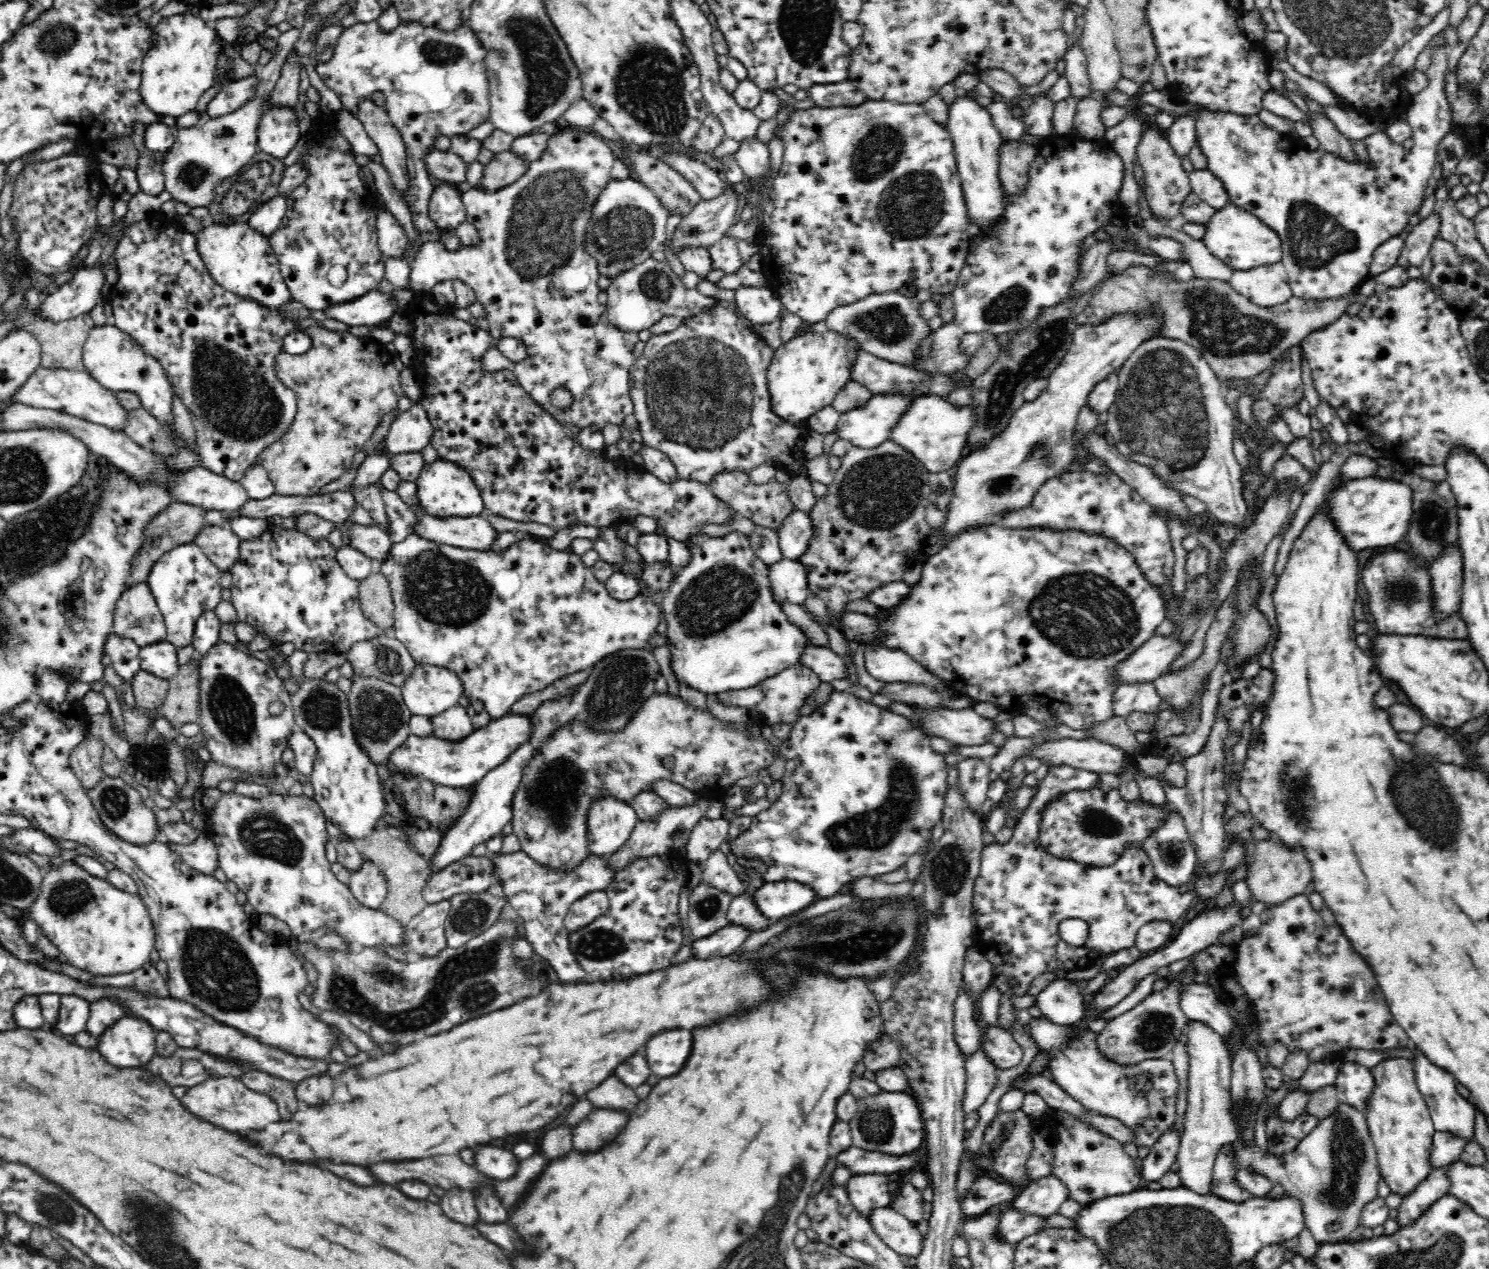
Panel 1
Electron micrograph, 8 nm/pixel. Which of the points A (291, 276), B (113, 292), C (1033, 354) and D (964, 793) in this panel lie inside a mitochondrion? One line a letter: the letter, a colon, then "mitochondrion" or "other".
A: other
B: other
C: mitochondrion
D: other

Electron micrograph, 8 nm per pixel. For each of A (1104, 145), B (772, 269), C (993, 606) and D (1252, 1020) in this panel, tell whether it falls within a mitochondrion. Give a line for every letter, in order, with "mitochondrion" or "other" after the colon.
A: other
B: other
C: other
D: other

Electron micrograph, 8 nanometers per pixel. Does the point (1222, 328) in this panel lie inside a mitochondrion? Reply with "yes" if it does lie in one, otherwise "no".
yes

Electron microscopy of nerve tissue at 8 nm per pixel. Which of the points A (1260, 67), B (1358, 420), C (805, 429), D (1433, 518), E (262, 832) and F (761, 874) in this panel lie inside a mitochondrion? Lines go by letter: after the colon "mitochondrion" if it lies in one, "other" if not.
A: other
B: other
C: other
D: mitochondrion
E: mitochondrion
F: other

